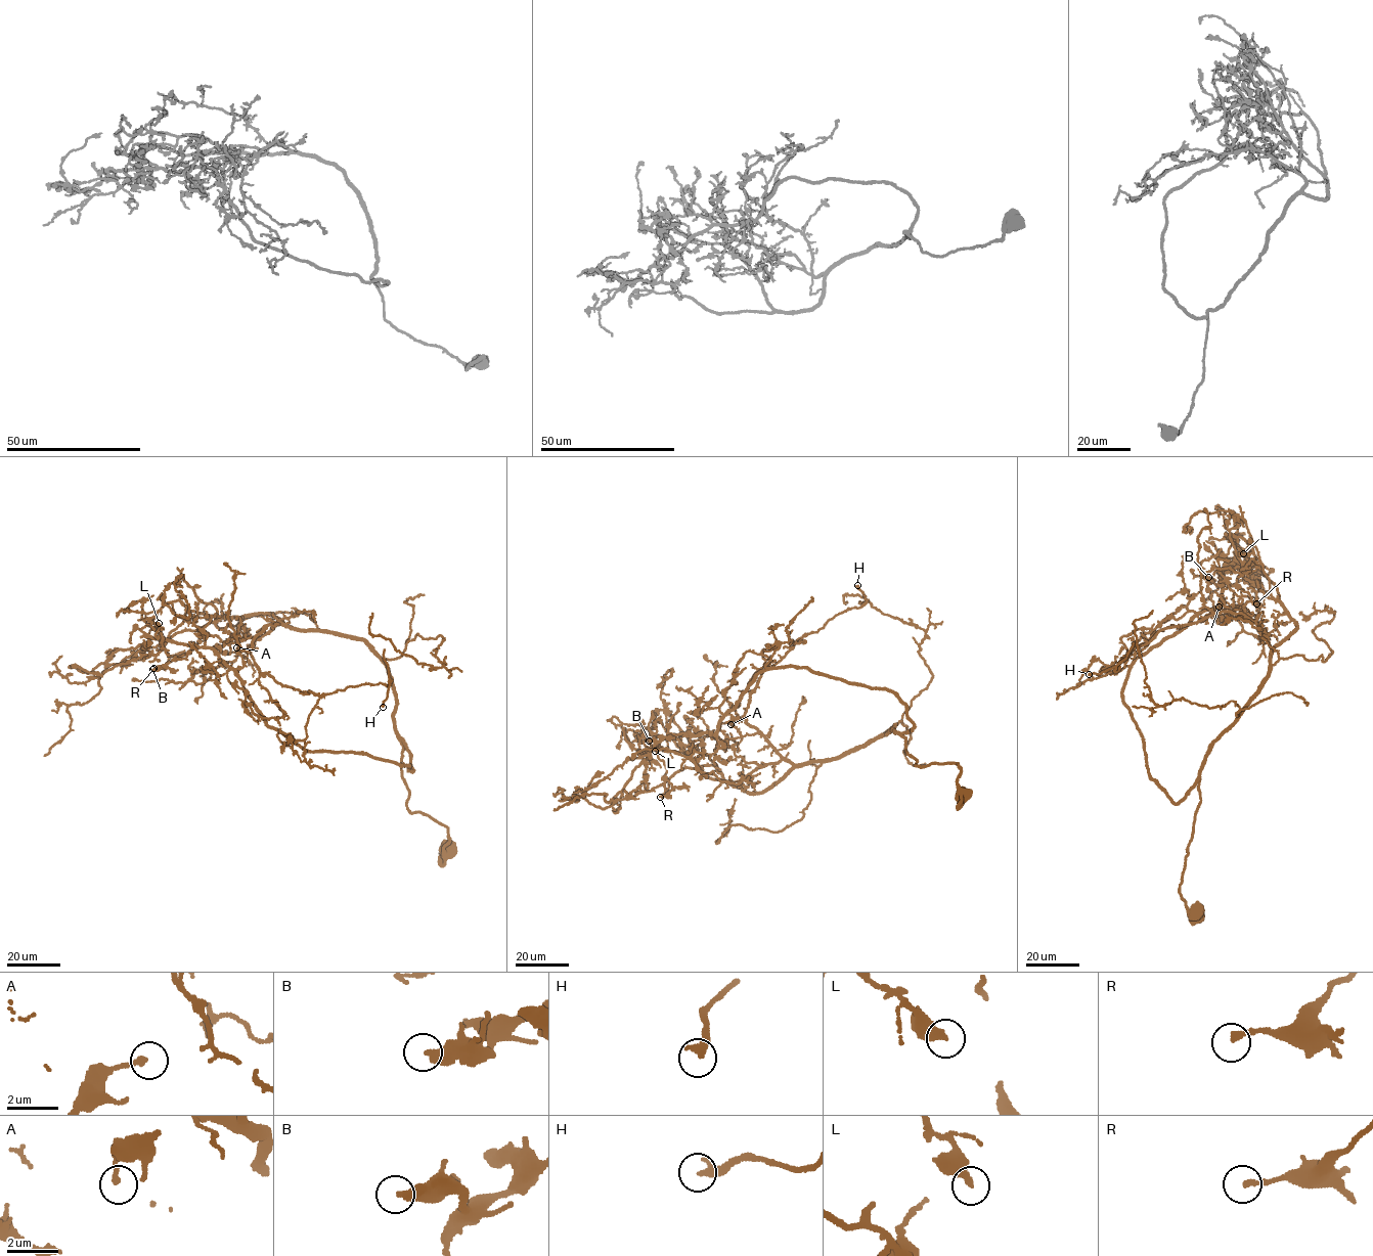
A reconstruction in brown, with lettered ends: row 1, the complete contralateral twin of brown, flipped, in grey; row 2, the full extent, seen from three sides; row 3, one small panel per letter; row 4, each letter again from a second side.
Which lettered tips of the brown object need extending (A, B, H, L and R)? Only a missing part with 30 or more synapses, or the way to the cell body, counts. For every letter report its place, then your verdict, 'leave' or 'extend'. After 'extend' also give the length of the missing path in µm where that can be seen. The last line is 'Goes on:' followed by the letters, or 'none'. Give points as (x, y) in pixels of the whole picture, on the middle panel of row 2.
A: place (731, 724); leave
B: place (649, 741); extend; missing 10 µm
H: place (857, 585); leave
L: place (655, 751); leave
R: place (660, 797); leave
Goes on: B

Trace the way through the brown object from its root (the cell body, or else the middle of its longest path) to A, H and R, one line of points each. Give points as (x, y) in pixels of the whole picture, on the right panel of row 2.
A: (1197, 910), (1180, 885), (1199, 777), (1177, 803), (1162, 790), (1122, 691), (1138, 658), (1219, 607)
H: (1197, 910), (1180, 885), (1199, 777), (1175, 803), (1150, 775), (1130, 666), (1105, 672), (1131, 652), (1089, 674)
R: (1197, 910), (1180, 885), (1204, 757), (1297, 627), (1257, 581), (1256, 603)

